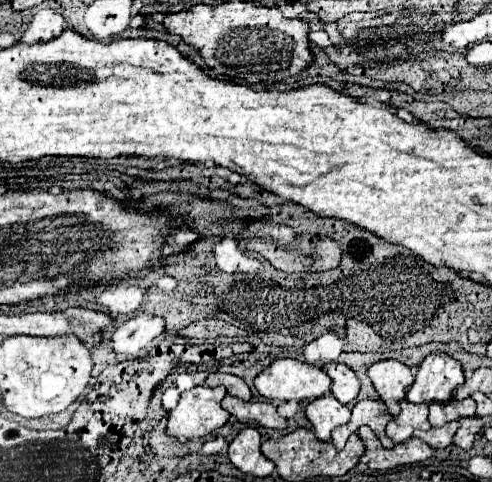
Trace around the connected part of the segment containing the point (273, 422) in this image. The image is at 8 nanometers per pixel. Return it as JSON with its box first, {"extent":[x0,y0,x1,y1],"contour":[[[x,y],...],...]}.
{"extent":[222,395,286,429],"contour":[[[226,395],[224,401],[222,401],[222,407],[242,423],[272,427],[272,429],[286,429],[286,419],[278,415],[278,411],[272,403],[240,401],[238,397]]]}

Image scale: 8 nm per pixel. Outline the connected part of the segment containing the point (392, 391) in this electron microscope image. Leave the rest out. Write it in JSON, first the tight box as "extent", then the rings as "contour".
{"extent":[368,359,414,417],"contour":[[[386,359],[380,363],[374,363],[368,369],[368,377],[374,383],[374,389],[378,391],[380,399],[386,403],[386,413],[396,417],[400,413],[400,401],[406,397],[408,387],[414,383],[414,375],[408,365]]]}

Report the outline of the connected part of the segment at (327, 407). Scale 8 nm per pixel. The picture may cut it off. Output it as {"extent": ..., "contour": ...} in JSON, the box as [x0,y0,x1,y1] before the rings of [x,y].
{"extent":[306,395,350,441],"contour":[[[332,395],[330,397],[318,397],[308,403],[306,417],[314,427],[314,433],[320,441],[326,441],[334,427],[348,423],[350,409],[342,403],[338,403]]]}

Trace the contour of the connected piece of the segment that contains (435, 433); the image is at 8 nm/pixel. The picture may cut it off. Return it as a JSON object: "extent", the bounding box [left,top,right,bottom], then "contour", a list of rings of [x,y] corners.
{"extent":[414,421,460,449],"contour":[[[452,421],[452,423],[446,423],[442,427],[432,427],[428,431],[416,431],[414,437],[420,437],[432,449],[444,449],[444,447],[448,447],[452,443],[452,437],[454,437],[454,433],[456,433],[458,427],[460,427],[460,423]]]}

